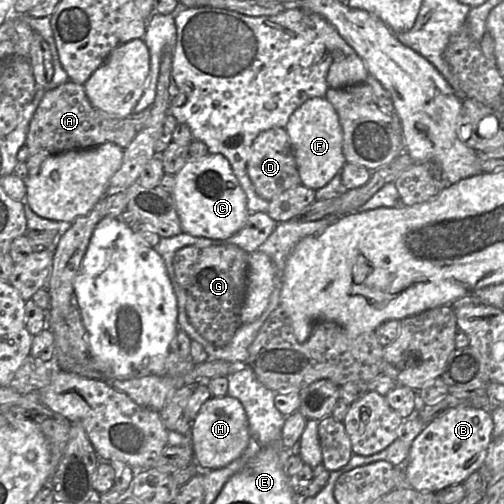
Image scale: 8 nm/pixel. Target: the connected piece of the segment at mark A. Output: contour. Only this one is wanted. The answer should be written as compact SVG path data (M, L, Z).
M69 80L45 93L30 121L25 143L29 148L26 160L29 174L36 175L46 157L68 150L94 148L106 142L113 142L125 149L141 131L150 115L148 107L125 118L108 116L91 104L83 85Z

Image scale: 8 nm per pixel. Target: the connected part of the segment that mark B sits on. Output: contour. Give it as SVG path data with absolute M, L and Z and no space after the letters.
M472 406L452 408L429 422L411 444L403 467L405 483L420 492L438 491L451 485L461 484L466 478L485 463L488 445L493 432L493 419L490 410Z

